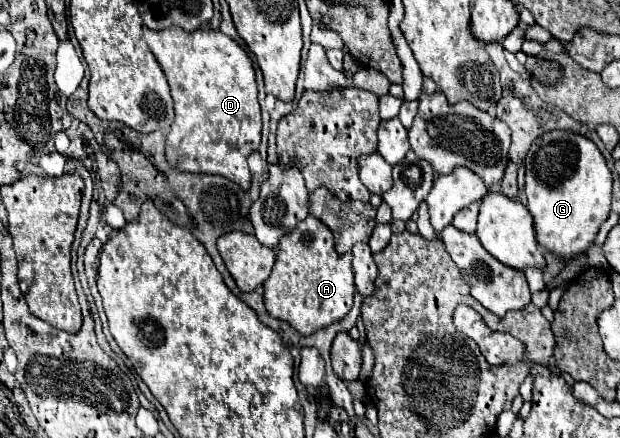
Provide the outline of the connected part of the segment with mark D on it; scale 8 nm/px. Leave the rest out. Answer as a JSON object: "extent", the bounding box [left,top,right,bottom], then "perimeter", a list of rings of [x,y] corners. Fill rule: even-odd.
{"extent":[143,29,261,191],"perimeter":[[[143,29],[143,39],[167,75],[175,101],[175,121],[165,139],[171,167],[189,173],[221,175],[249,191],[247,159],[261,143],[261,111],[257,103],[255,71],[249,55],[221,31]]]}

